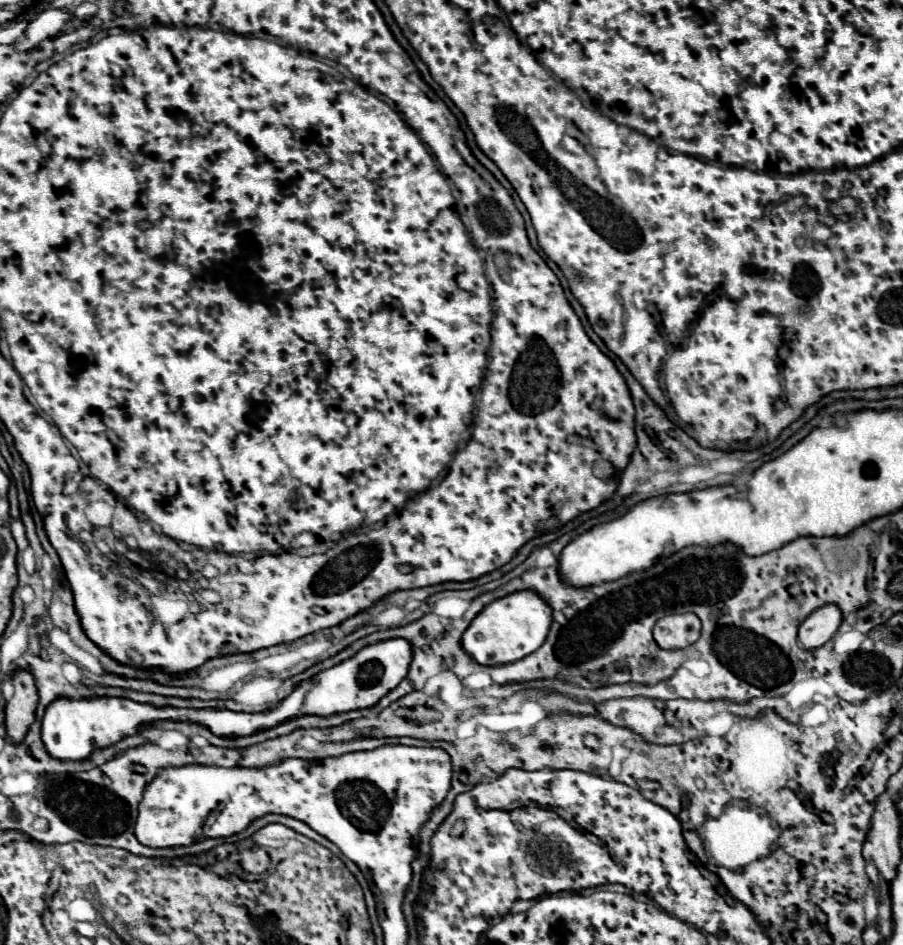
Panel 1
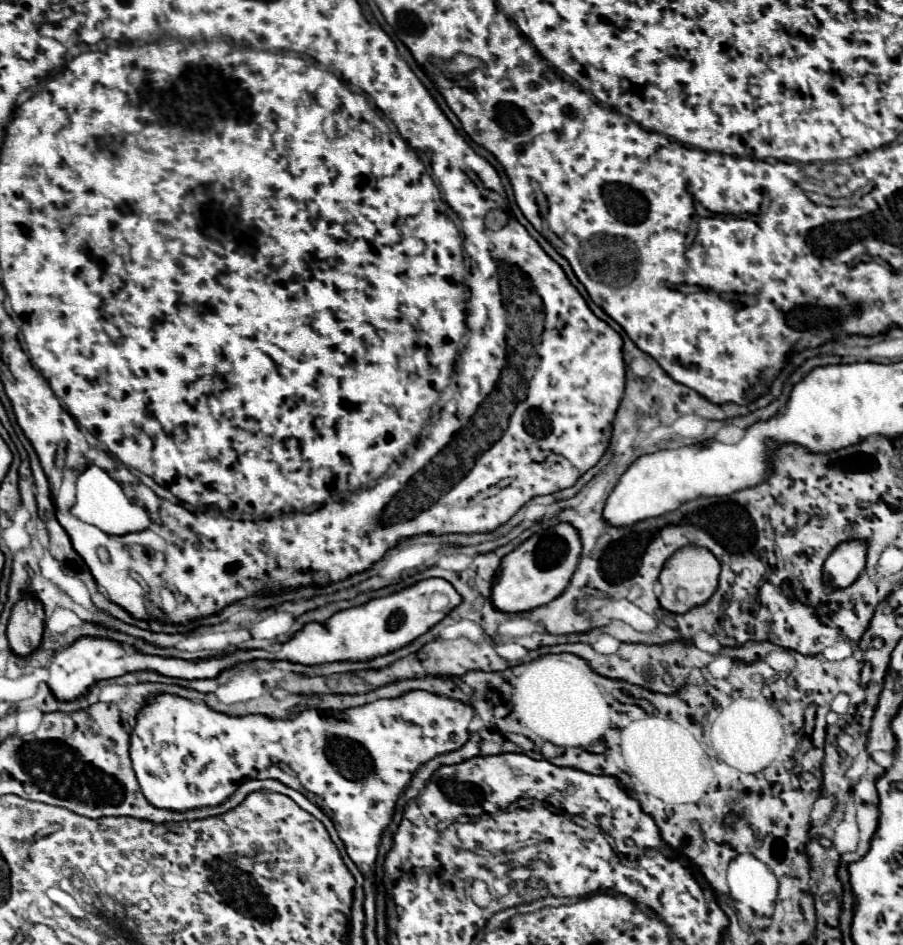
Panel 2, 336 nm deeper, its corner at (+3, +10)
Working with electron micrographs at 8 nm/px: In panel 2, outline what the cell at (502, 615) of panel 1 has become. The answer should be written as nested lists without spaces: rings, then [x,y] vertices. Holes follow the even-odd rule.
[[[557,524],[531,536],[501,560],[491,586],[491,604],[495,610],[505,614],[529,612],[537,606],[549,604],[567,588],[577,568],[579,554],[581,542],[577,538],[577,530],[569,524]]]

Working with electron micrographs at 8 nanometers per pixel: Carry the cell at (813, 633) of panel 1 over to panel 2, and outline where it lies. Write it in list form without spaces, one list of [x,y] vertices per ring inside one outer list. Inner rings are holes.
[[[845,542],[825,560],[825,574],[833,590],[851,586],[865,568],[865,544],[863,542]]]

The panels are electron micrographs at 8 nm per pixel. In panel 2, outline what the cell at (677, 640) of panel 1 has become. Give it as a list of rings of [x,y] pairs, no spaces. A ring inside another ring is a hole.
[[[685,546],[677,550],[665,564],[659,582],[661,582],[661,596],[659,604],[663,610],[673,614],[685,614],[695,606],[705,604],[717,590],[717,578],[719,578],[719,562],[709,554],[709,550],[701,550],[699,546]]]

